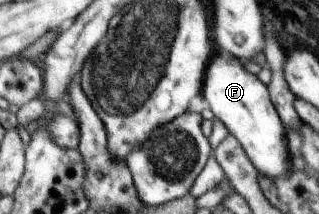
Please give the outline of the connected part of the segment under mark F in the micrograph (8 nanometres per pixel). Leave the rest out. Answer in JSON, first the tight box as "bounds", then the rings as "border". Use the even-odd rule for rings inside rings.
{"bounds":[202,54,290,178],"border":[[[227,54],[218,55],[216,59],[212,57],[204,78],[202,97],[208,103],[212,115],[227,129],[227,133],[240,142],[257,172],[266,178],[277,178],[288,173],[290,163],[286,128],[271,97],[268,97],[266,87],[252,73],[242,69],[240,61]]]}

